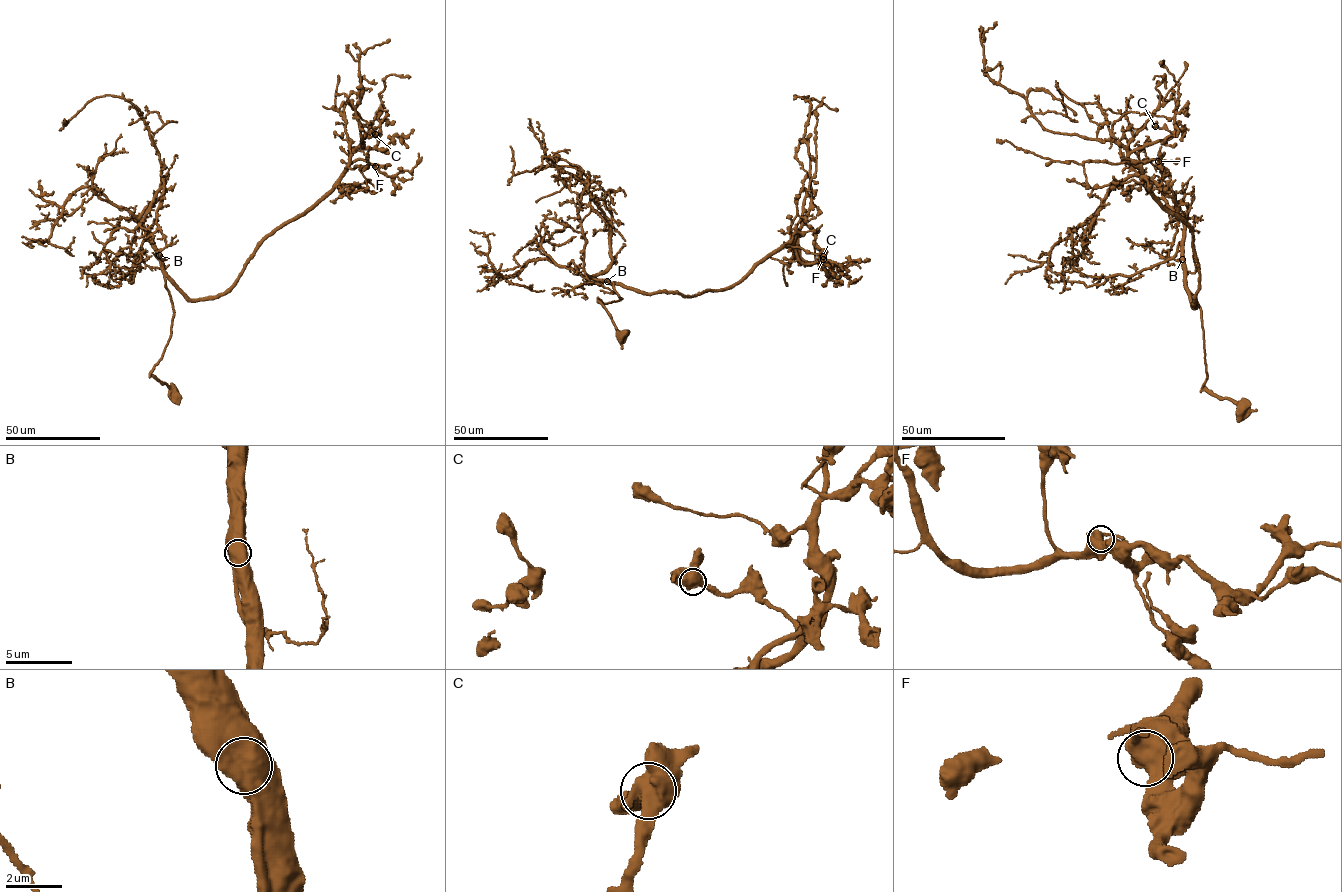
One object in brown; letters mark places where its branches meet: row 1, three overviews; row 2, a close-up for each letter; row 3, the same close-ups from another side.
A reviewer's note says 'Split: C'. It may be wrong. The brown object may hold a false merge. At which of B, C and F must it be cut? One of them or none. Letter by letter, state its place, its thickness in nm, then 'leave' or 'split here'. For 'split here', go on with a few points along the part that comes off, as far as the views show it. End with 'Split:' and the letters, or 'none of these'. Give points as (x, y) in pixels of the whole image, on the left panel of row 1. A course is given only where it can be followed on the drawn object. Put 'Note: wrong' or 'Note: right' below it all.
B: (159, 255) | 1050 nm | leave
C: (375, 134) | 800 nm | leave
F: (375, 166) | 850 nm | leave
Split: none of these
Note: wrong

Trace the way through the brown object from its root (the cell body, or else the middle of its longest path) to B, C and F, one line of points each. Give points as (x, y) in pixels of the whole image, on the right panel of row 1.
B: (1242, 410), (1229, 400), (1214, 396), (1204, 385), (1206, 368), (1201, 311), (1184, 285), (1182, 259)
C: (1242, 410), (1204, 385), (1201, 311), (1185, 288), (1195, 306), (1193, 233), (1129, 158), (1171, 137), (1155, 126)
F: (1242, 410), (1204, 385), (1201, 311), (1185, 288), (1195, 306), (1193, 233), (1146, 185), (1141, 165), (1158, 161)

